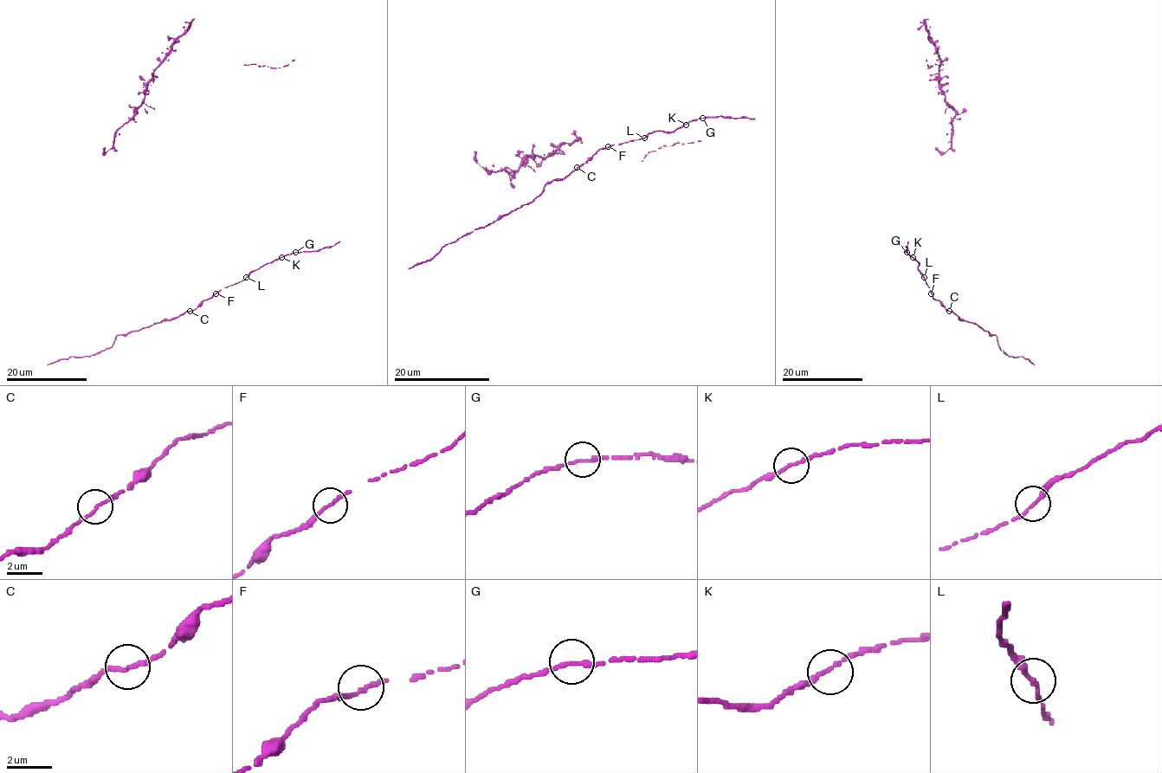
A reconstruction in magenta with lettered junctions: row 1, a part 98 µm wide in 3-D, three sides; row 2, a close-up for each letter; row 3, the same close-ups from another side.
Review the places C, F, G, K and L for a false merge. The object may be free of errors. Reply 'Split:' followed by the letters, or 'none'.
Split: none

